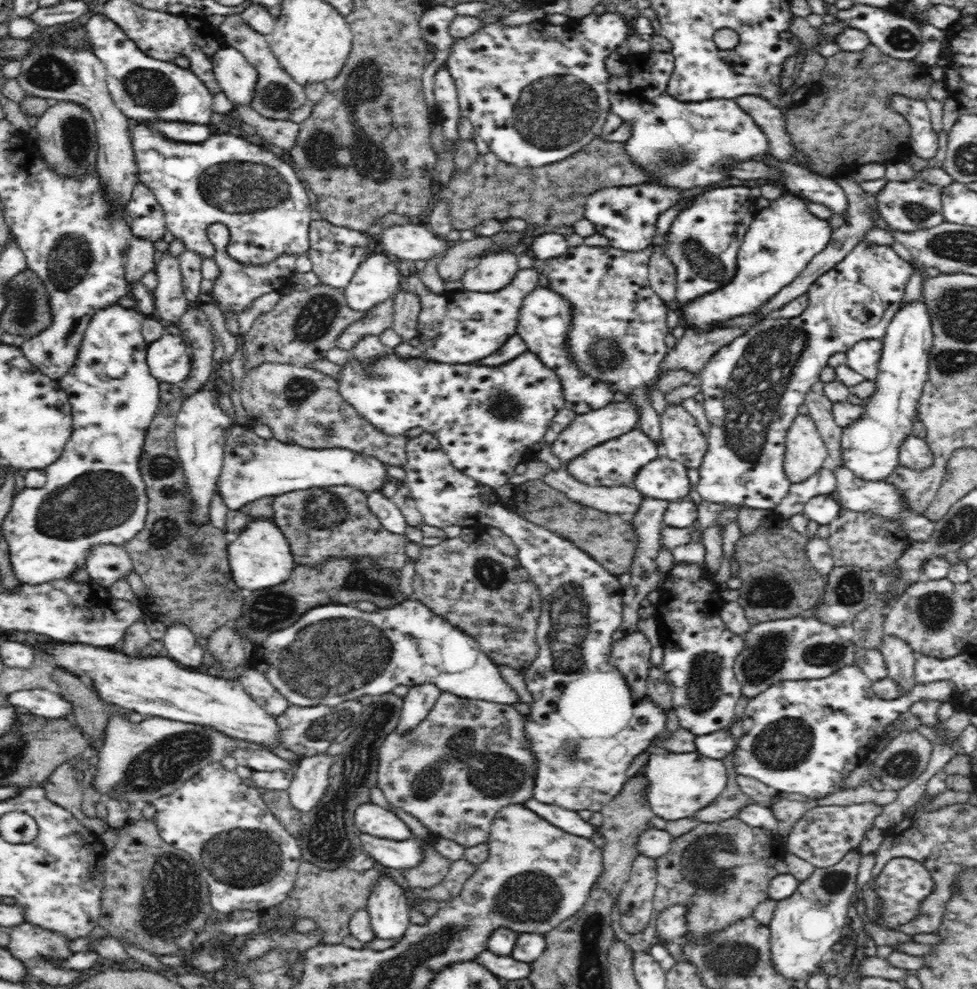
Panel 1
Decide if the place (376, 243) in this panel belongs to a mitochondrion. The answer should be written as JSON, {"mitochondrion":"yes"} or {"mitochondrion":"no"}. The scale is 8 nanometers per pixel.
{"mitochondrion":"no"}

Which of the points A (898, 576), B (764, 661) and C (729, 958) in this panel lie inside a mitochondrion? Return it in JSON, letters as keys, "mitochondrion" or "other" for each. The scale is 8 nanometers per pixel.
{"A":"mitochondrion","B":"mitochondrion","C":"mitochondrion"}

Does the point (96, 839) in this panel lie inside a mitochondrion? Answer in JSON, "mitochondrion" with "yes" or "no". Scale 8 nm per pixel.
{"mitochondrion":"no"}

